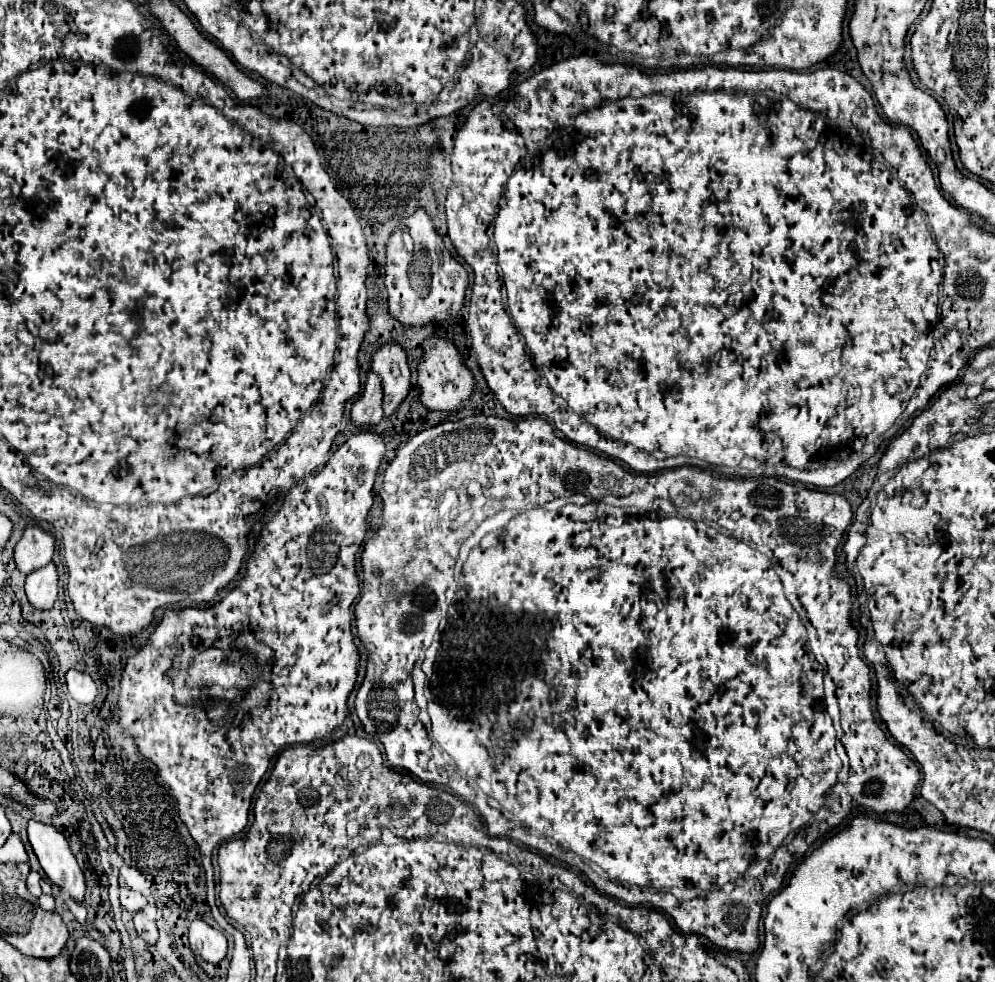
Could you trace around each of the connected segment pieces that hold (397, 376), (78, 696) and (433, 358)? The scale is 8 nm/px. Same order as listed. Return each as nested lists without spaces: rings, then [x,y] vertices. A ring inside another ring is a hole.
[[[392,341],[380,347],[372,357],[372,371],[382,379],[382,409],[386,417],[392,417],[410,391],[410,369],[406,353]]]
[[[70,669],[66,673],[66,685],[68,685],[68,693],[78,703],[92,703],[98,695],[98,689],[96,689],[96,683],[92,681],[92,677],[86,673],[80,673],[76,669]]]
[[[438,335],[426,339],[422,347],[424,347],[424,355],[418,367],[418,385],[422,391],[422,403],[432,411],[456,413],[460,407],[464,407],[464,401],[468,401],[474,391],[474,379],[468,367],[464,365],[462,353],[454,347],[454,343]]]

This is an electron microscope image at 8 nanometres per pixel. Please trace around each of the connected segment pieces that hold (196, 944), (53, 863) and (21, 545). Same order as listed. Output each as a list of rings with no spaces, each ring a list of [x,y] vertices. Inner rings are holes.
[[[196,919],[190,923],[190,947],[208,963],[220,963],[228,953],[228,941],[222,931]]]
[[[32,819],[28,821],[28,839],[46,877],[64,889],[68,897],[82,903],[86,893],[84,873],[78,867],[64,835],[54,825],[44,825]]]
[[[38,525],[26,527],[22,539],[16,545],[16,563],[22,573],[32,573],[52,561],[54,537]]]

